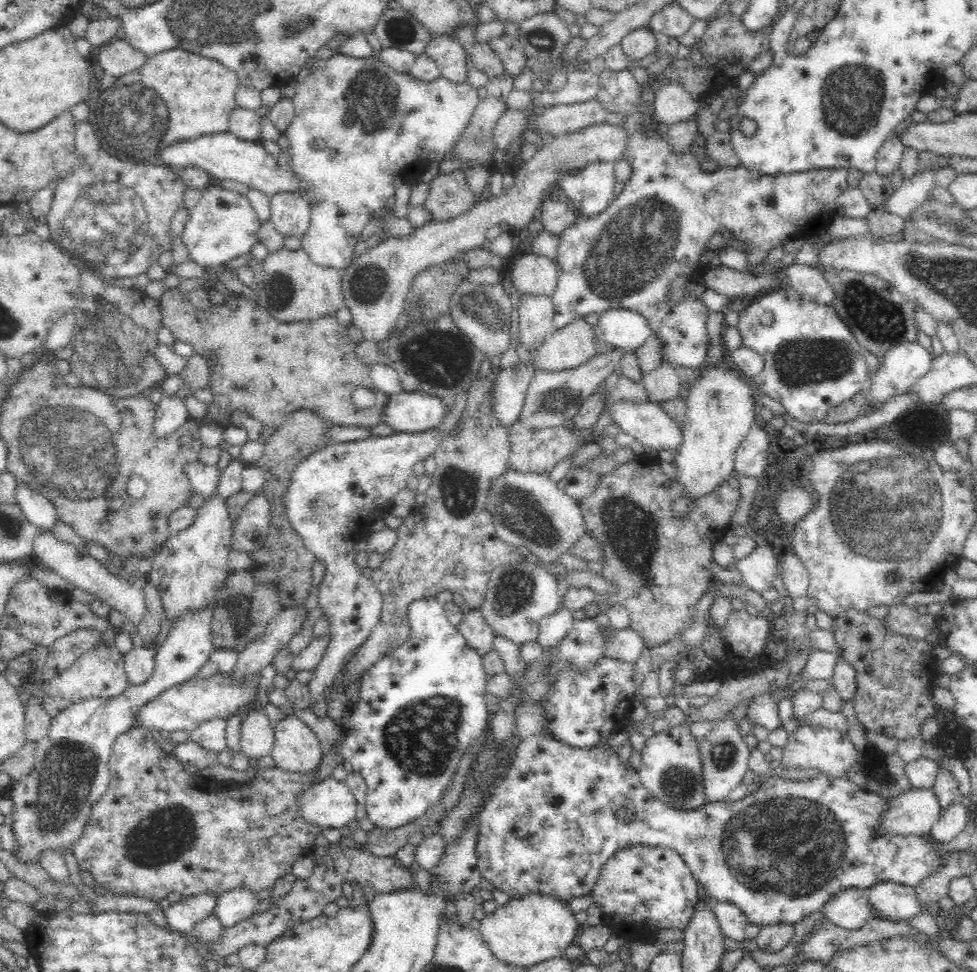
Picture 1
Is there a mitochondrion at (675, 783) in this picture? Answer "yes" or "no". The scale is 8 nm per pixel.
yes

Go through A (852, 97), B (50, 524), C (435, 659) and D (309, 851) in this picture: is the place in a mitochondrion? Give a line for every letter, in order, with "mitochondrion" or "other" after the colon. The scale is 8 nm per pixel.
A: mitochondrion
B: other
C: other
D: other

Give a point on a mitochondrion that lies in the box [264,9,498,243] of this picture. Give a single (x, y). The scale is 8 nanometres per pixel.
(373, 103)

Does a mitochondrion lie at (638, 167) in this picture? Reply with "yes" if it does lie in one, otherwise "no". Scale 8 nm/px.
no

